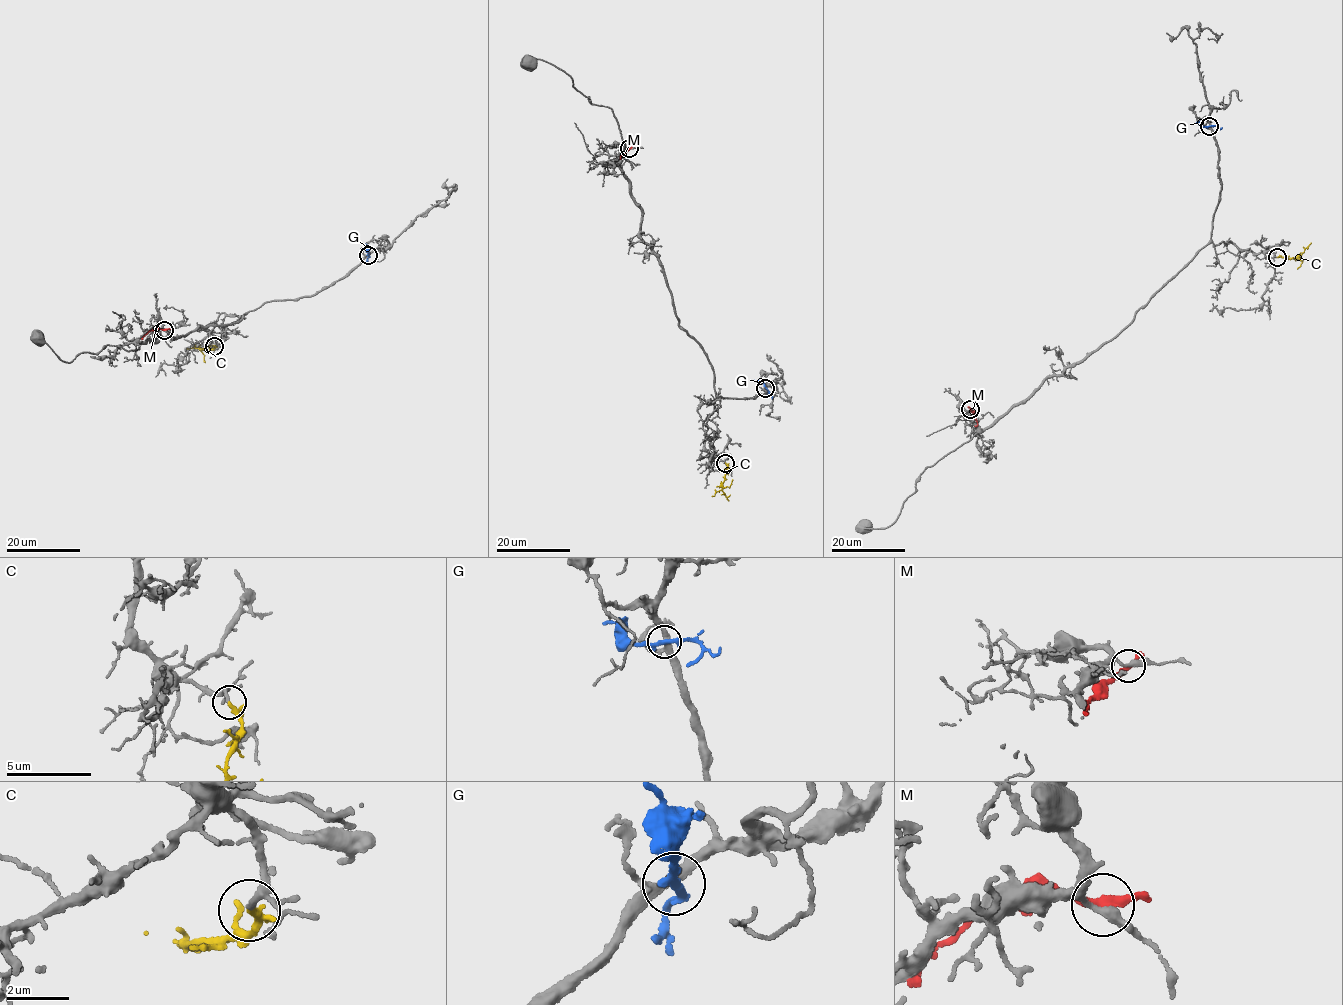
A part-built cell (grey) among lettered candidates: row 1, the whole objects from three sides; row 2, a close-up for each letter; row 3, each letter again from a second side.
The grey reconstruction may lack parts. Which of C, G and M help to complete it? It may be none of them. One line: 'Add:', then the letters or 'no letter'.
Add: C

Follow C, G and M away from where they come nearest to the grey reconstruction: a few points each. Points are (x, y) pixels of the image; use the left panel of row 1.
C: (213, 345), (212, 350), (201, 349), (210, 345)
G: (368, 255), (364, 243)
M: (164, 330), (150, 330), (142, 339)

